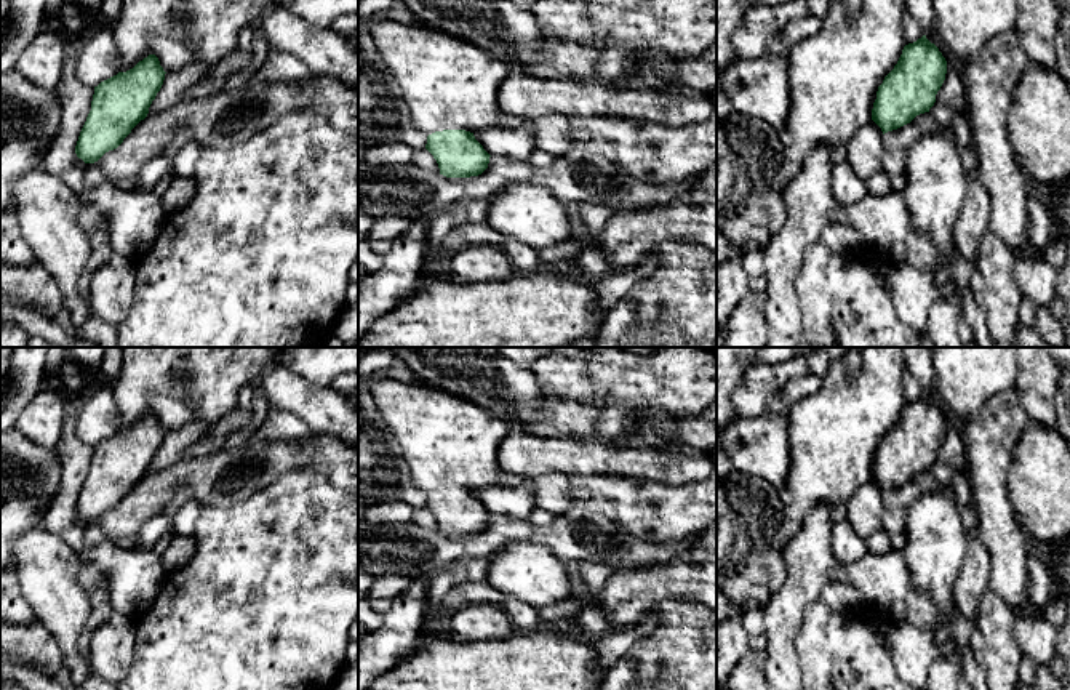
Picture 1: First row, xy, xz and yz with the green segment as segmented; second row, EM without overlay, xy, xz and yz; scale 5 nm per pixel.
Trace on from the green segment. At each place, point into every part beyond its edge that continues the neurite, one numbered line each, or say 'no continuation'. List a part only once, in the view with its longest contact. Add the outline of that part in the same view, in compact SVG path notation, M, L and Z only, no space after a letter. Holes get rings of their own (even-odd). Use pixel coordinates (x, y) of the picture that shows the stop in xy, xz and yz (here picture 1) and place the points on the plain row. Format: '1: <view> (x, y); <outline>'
1: yz (834, 434); M862 347L832 359L822 386L798 400L790 410L789 442L790 469L785 485L779 488L784 519L774 549L785 549L798 533L806 515L820 503L830 506L832 520L846 517L851 496L868 480L878 445L897 423L905 400L902 397L902 347Z

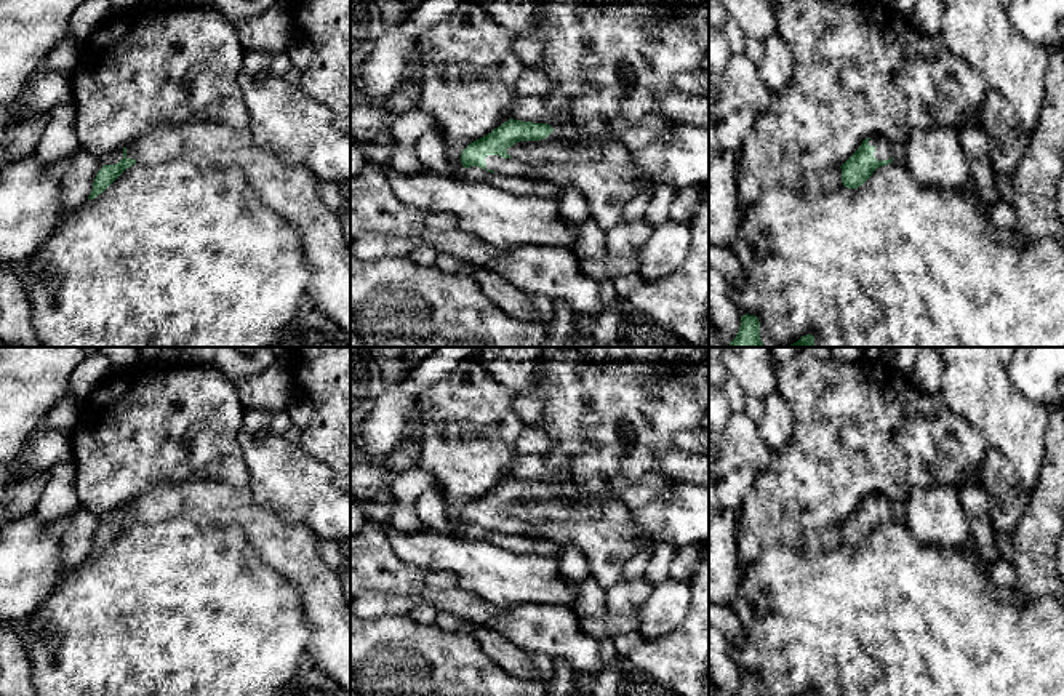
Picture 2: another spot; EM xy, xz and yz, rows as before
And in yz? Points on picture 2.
1: yz (884, 508); M875 494L869 498L869 504L875 506L874 515L882 520L882 518L890 518L893 512L893 502L883 496L883 494Z

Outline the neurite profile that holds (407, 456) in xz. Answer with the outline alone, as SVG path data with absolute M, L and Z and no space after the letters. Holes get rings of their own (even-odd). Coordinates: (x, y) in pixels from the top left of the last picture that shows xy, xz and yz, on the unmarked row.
M406 440L384 462L390 474L403 474L419 464L419 442Z

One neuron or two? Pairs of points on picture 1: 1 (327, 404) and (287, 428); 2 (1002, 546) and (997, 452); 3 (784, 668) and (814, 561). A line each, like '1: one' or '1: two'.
1: two
2: one
3: one

